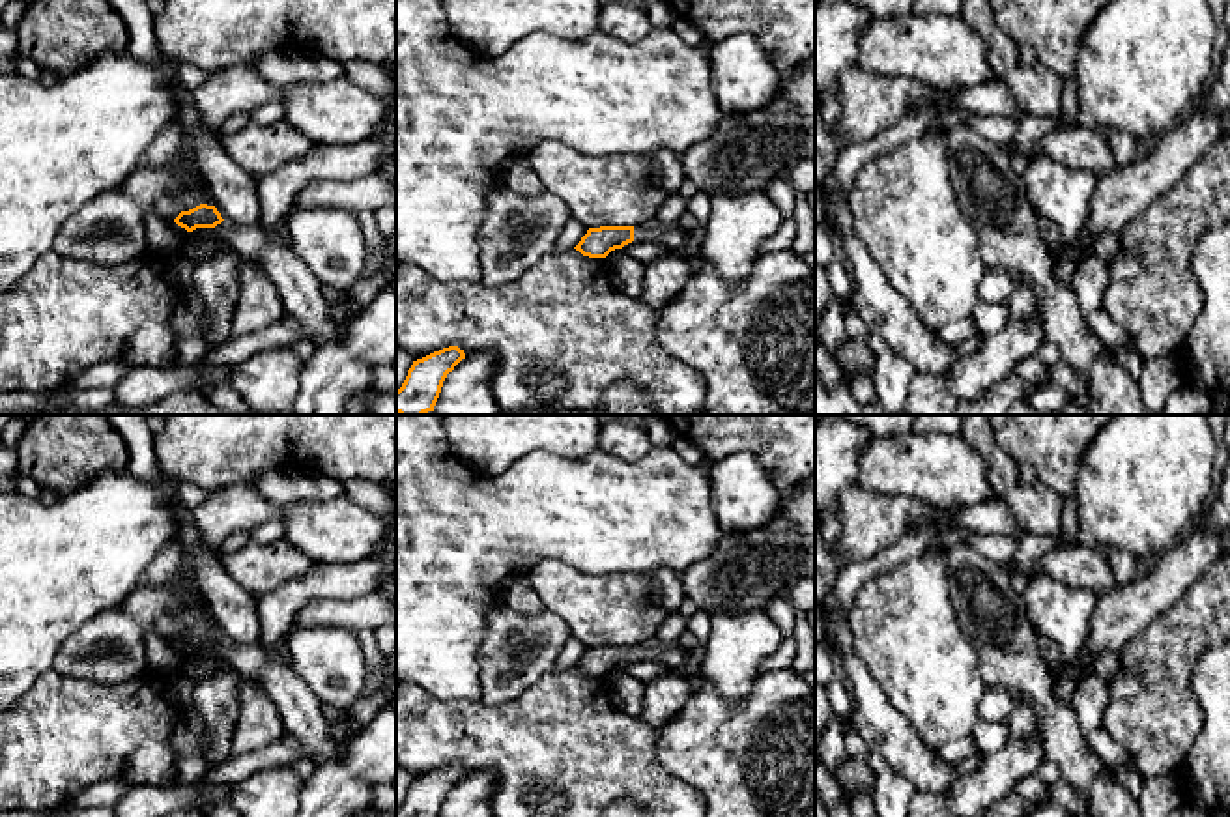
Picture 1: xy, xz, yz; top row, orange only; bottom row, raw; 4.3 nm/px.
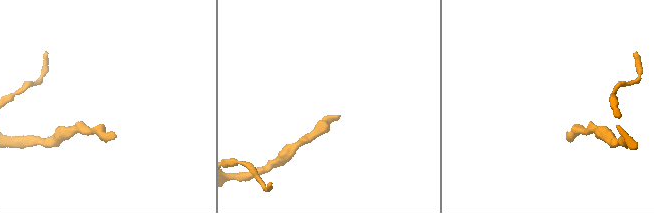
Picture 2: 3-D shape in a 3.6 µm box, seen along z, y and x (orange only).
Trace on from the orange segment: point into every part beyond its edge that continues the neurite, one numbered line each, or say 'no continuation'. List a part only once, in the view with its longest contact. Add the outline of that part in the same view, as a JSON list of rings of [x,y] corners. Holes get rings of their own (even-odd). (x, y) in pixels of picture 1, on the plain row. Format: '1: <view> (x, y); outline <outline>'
1: xz (672, 657); outline [[[652,638],[634,645],[634,660],[656,660],[664,664],[667,669],[677,669],[686,666],[692,671],[692,679],[699,681],[701,675],[701,660],[694,654],[694,651],[682,649],[679,643],[665,645],[660,639]]]

